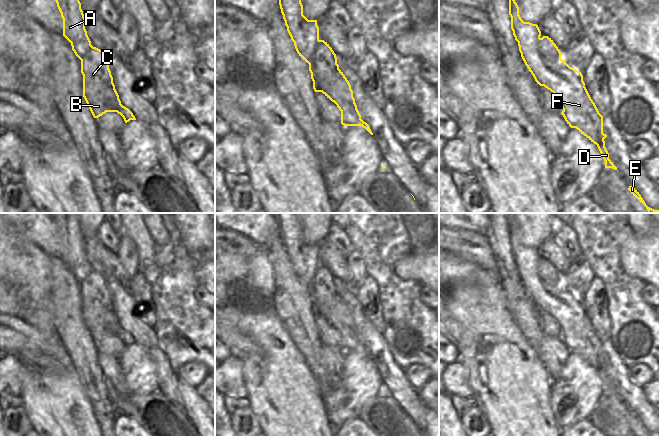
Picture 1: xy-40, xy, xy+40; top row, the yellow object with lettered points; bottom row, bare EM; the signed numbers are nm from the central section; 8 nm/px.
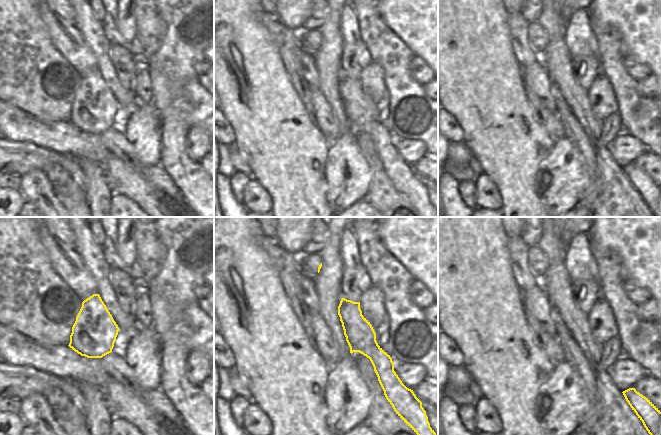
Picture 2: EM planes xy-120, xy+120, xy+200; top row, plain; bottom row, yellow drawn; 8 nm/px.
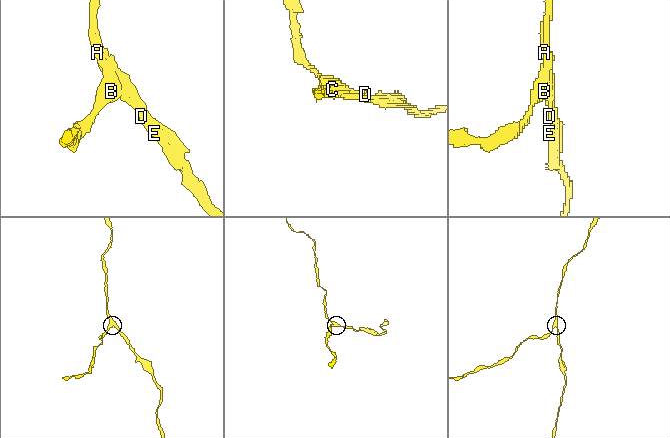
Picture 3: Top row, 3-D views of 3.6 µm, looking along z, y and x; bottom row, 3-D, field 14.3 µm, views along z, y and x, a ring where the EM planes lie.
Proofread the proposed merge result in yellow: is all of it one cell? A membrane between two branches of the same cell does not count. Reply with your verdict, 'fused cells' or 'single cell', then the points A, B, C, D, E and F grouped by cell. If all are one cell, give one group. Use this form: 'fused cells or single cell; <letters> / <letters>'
fused cells; A D E F / B C

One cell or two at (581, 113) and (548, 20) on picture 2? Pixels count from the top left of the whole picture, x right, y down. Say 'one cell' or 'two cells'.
one cell

